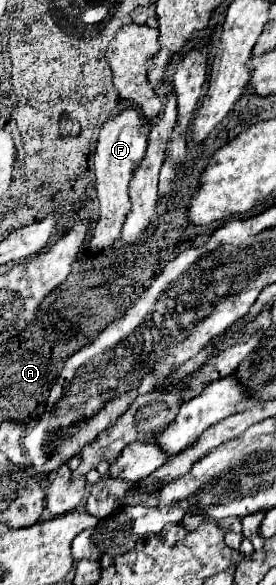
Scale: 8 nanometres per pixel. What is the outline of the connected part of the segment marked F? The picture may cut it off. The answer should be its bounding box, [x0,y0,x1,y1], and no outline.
[89,109,149,253]

